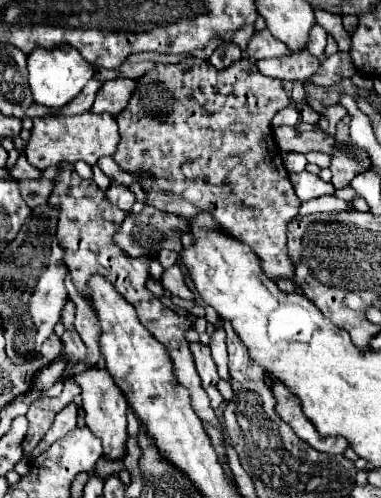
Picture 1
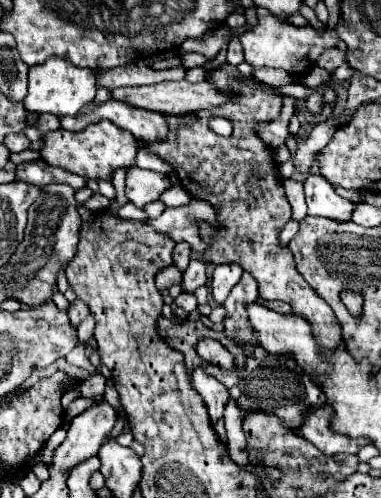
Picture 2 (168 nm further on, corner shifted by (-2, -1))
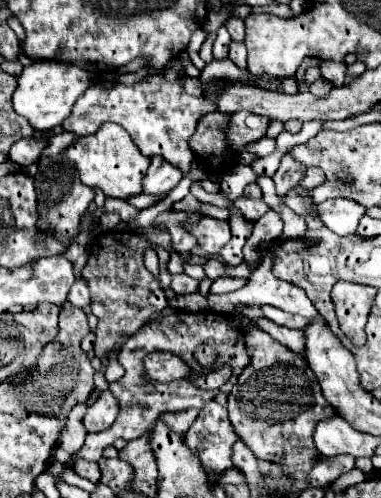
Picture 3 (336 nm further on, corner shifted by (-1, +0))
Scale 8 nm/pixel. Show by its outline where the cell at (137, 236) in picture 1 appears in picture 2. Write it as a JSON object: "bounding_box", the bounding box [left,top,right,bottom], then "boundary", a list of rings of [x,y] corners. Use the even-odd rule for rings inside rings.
{"bounding_box":[148,199,220,253],"boundary":[[[192,199],[184,207],[166,209],[158,219],[148,221],[148,225],[152,225],[156,231],[162,231],[176,239],[176,243],[186,241],[192,247],[192,251],[204,253],[208,249],[208,243],[200,235],[200,223],[206,223],[220,231],[216,211],[212,211],[212,207],[208,207],[208,203],[200,199]]]}

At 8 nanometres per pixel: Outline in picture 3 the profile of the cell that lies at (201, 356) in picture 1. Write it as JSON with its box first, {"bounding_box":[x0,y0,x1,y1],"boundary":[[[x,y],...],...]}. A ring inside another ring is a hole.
{"bounding_box":[185,400,237,482],"boundary":[[[217,400],[207,404],[187,430],[185,438],[187,446],[191,446],[191,450],[201,458],[211,482],[219,478],[219,472],[233,466],[231,446],[235,444],[237,434],[229,422],[227,410],[219,406]]]}

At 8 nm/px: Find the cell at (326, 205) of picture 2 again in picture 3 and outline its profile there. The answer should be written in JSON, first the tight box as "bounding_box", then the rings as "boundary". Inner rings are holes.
{"bounding_box":[317,198,365,236],"boundary":[[[329,198],[317,204],[317,214],[329,230],[343,236],[357,230],[359,218],[365,214],[365,208],[355,200]]]}

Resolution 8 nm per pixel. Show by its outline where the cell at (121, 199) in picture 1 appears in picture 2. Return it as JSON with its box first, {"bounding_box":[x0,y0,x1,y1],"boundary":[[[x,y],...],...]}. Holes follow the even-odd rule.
{"bounding_box":[126,167,170,207],"boundary":[[[132,167],[126,173],[126,197],[136,207],[144,207],[146,203],[158,201],[168,187],[170,187],[170,179],[166,173],[146,171],[138,167]]]}

